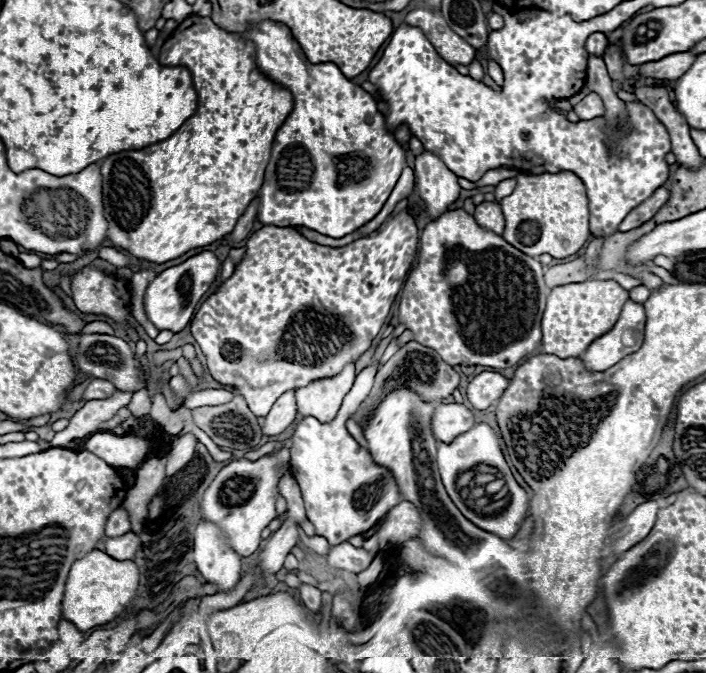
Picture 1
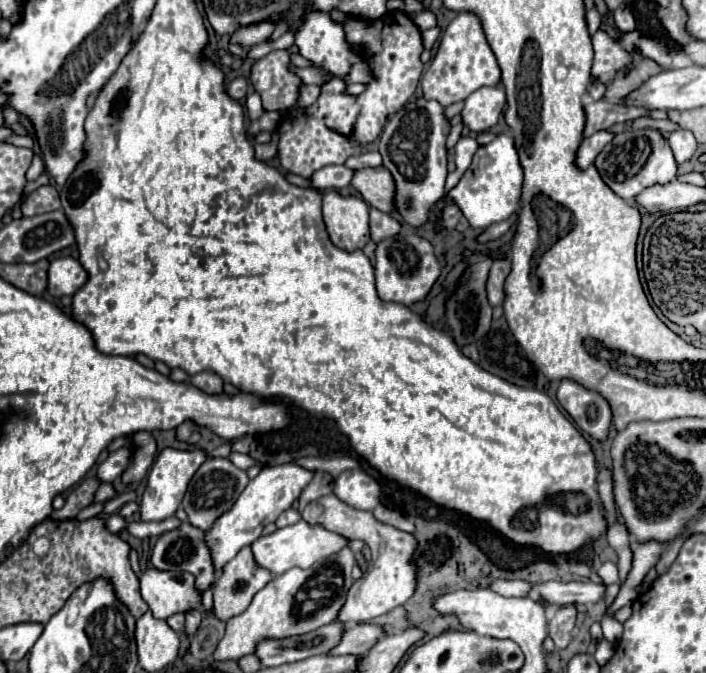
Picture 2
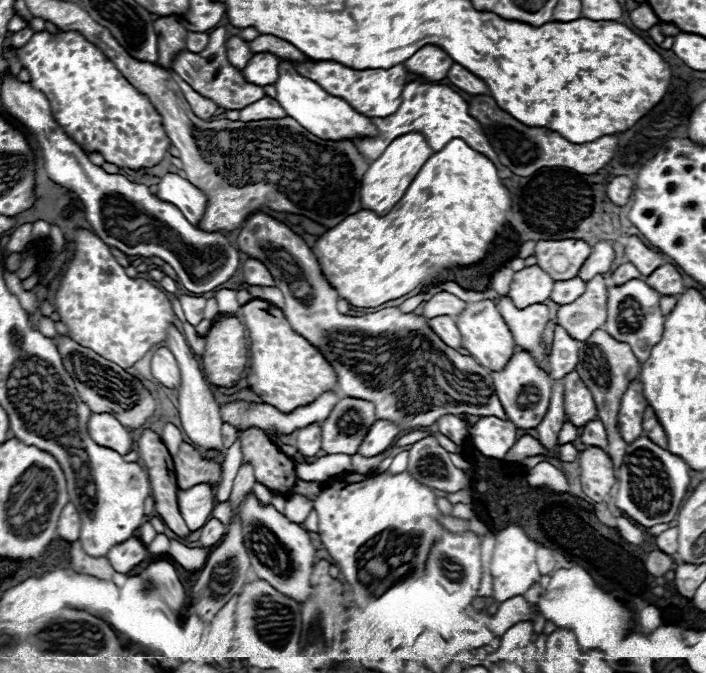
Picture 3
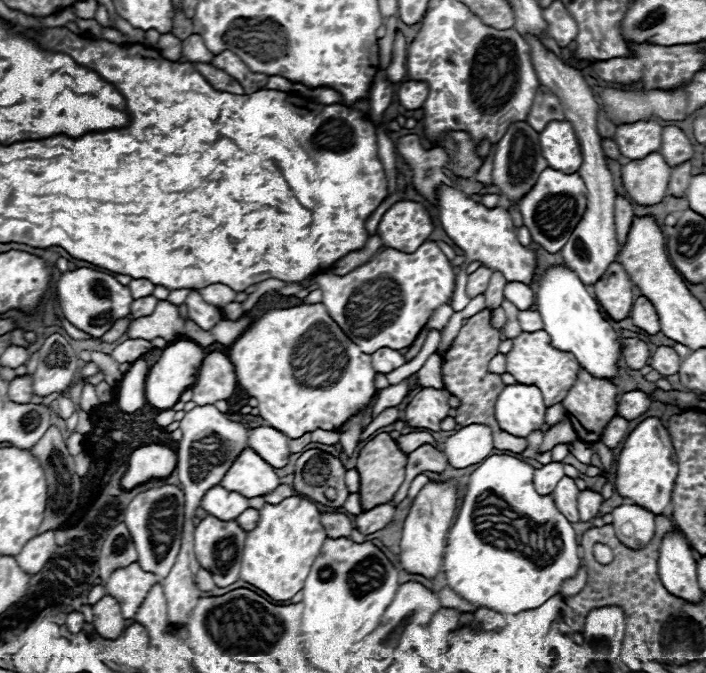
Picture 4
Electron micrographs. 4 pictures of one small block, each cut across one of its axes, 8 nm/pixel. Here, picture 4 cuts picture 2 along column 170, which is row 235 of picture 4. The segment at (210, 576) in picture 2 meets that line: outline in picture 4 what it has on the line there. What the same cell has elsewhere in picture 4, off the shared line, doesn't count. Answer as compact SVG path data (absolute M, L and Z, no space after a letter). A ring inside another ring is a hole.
M546 168L540 176L534 188L520 200L520 214L524 220L524 226L528 228L532 240L540 244L546 252L558 252L582 220L582 214L586 212L586 184L584 180L574 174L564 174L560 170Z

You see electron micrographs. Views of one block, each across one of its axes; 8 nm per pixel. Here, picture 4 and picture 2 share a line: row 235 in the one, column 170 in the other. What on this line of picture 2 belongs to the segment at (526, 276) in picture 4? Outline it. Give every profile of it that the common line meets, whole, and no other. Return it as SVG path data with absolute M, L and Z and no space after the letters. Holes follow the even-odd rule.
M164 448L156 462L152 464L152 470L148 474L148 484L146 484L146 490L144 490L144 496L142 496L142 504L140 504L140 514L142 514L142 520L148 522L148 520L164 520L168 516L174 516L174 512L178 510L180 502L182 502L182 496L188 488L188 482L190 478L194 476L194 472L208 460L208 454L200 448L194 448L194 450L176 450L176 448Z

